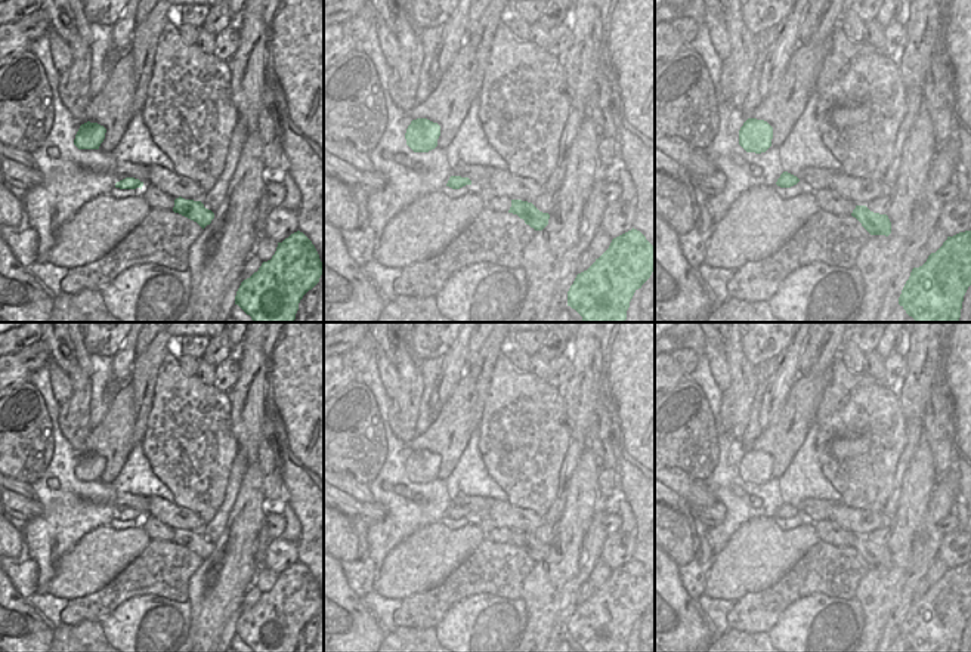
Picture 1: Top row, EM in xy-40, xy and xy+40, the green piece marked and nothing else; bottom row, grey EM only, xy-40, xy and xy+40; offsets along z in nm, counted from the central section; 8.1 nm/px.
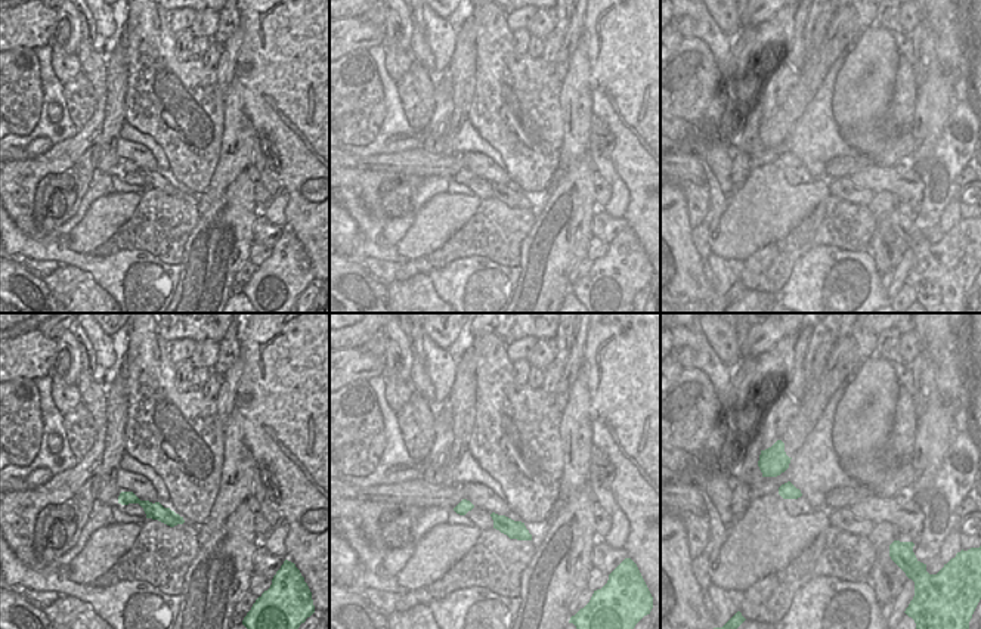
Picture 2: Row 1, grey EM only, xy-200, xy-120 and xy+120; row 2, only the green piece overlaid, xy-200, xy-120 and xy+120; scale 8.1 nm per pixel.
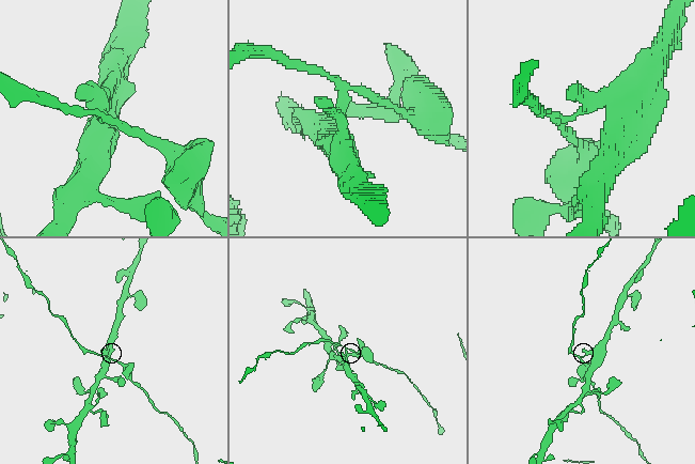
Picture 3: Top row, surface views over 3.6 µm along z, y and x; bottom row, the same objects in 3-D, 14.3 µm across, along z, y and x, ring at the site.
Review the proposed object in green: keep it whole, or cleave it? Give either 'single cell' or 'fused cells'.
fused cells

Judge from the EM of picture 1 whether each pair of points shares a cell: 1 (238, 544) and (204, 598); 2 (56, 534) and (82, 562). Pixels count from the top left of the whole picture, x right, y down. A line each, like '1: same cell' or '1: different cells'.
1: same cell
2: different cells

